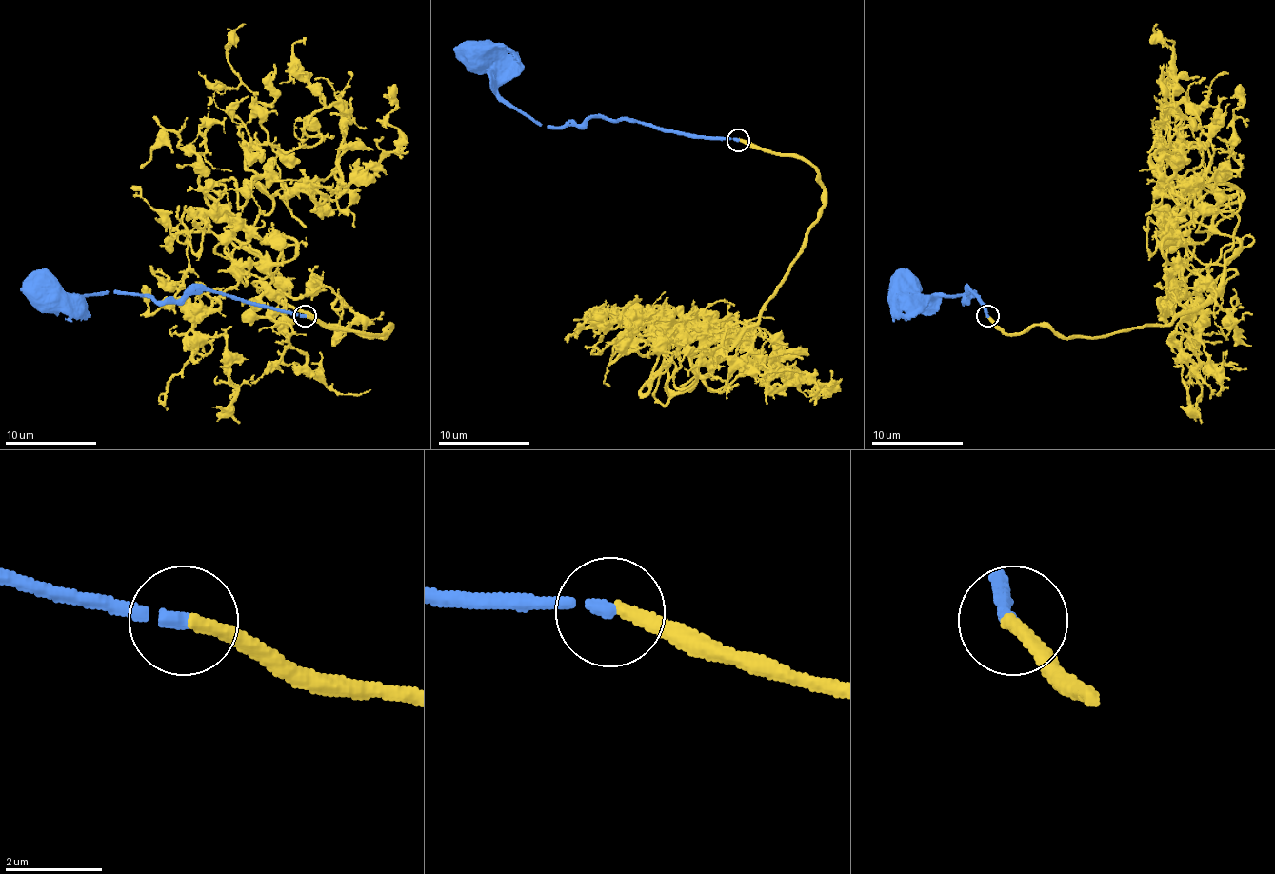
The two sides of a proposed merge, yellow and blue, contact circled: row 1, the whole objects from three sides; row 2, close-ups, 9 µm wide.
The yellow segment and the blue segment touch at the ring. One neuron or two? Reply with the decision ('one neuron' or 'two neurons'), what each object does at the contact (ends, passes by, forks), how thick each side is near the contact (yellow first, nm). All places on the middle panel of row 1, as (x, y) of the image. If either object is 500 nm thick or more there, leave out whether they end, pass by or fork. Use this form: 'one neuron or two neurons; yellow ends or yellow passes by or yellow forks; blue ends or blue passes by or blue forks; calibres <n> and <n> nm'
one neuron; yellow ends; blue ends; calibres 300 and 260 nm

